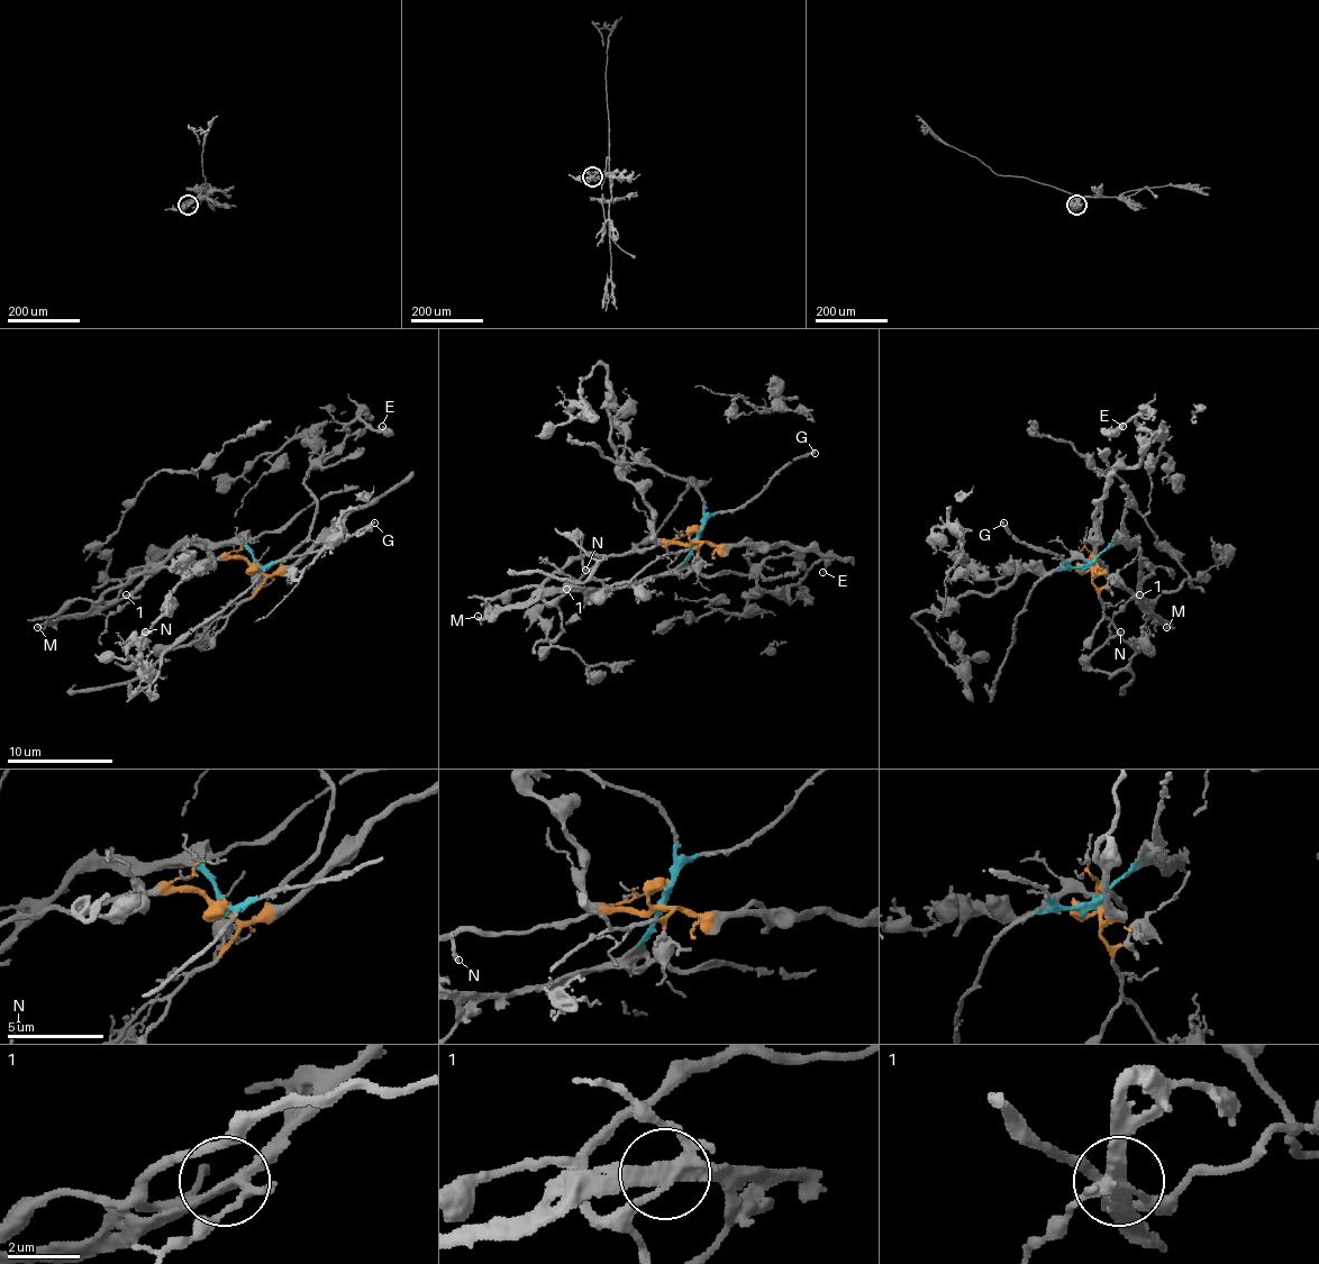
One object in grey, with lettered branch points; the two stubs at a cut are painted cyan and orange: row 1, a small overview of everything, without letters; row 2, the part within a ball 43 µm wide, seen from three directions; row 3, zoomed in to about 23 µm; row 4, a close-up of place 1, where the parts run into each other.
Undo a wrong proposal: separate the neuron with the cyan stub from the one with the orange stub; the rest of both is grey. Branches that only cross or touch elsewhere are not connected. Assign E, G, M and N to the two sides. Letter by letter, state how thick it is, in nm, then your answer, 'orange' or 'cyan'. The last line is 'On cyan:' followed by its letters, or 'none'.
E: calibre 150 nm; orange
G: calibre 160 nm; cyan
M: calibre 240 nm; cyan
N: calibre 190 nm; orange
On cyan: G, M

